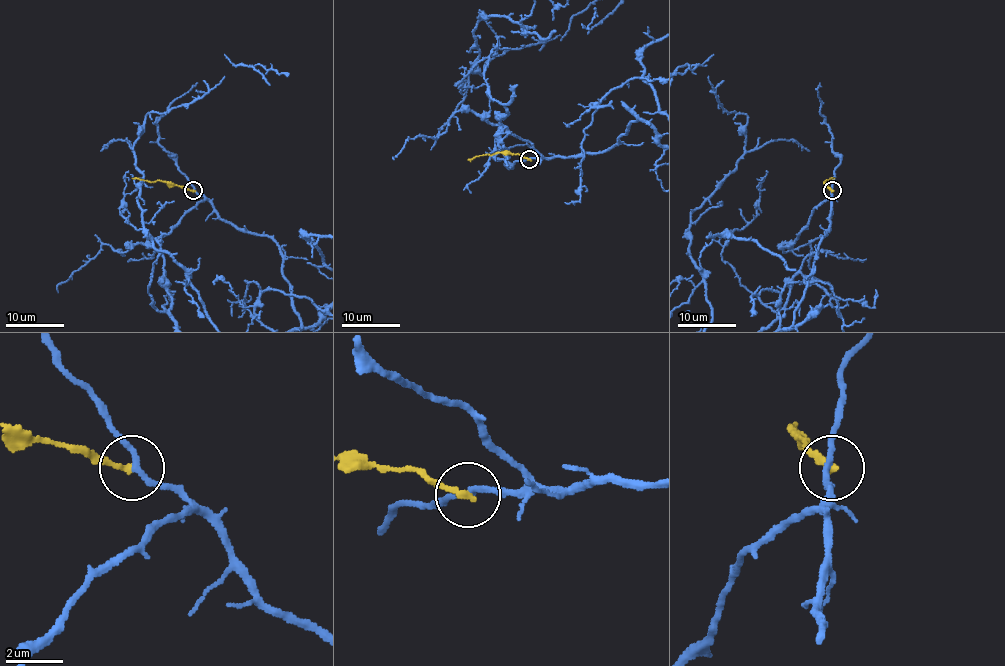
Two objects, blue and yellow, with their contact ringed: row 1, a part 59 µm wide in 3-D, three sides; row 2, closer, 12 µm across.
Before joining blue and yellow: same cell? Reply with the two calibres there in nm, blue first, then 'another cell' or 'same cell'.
200/220 nm | another cell

